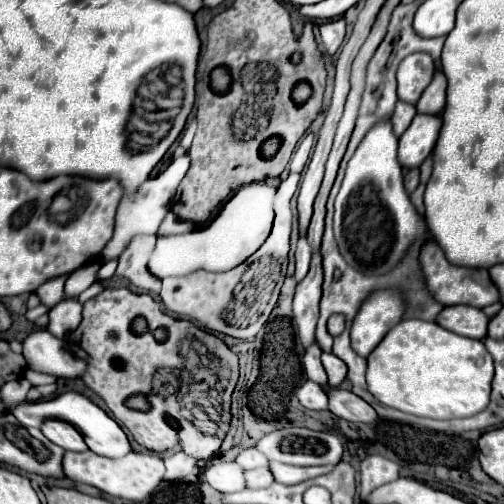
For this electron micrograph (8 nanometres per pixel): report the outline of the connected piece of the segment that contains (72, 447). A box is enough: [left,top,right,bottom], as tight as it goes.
[42,419,86,451]

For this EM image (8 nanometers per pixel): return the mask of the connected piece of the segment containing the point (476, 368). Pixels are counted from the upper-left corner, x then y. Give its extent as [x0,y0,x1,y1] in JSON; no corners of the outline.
[368,319,494,419]

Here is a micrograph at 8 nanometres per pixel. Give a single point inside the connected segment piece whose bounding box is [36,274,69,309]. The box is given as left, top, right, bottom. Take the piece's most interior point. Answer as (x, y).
(50, 293)

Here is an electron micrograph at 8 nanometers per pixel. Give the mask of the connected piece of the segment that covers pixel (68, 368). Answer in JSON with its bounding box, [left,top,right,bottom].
[24,329,84,377]

